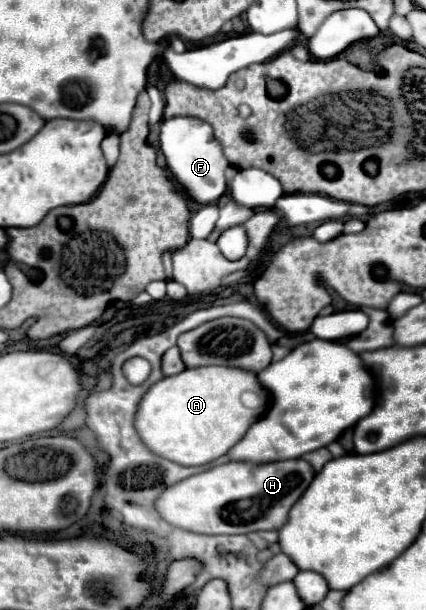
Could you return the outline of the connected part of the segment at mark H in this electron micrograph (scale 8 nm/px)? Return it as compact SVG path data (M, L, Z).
M303 459L273 463L231 461L169 487L169 491L157 499L157 511L161 511L167 523L205 535L241 535L281 529L289 519L293 503L303 495L313 477L313 467Z

